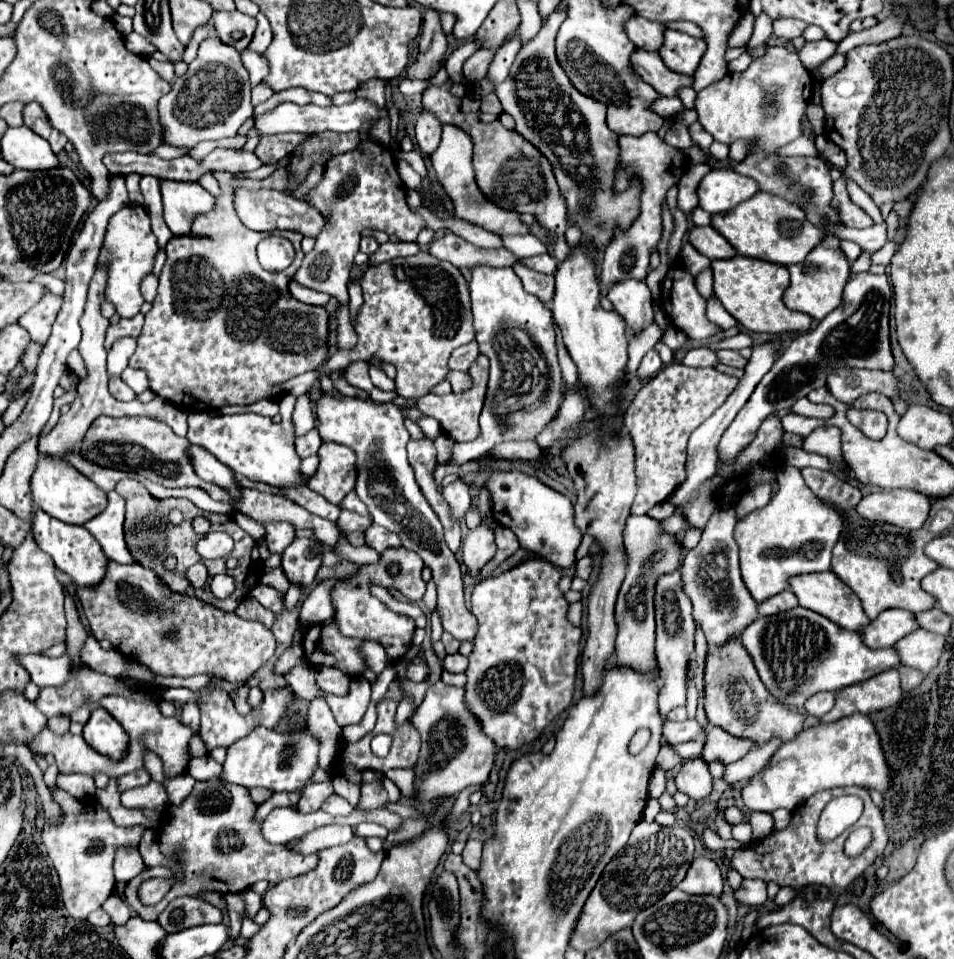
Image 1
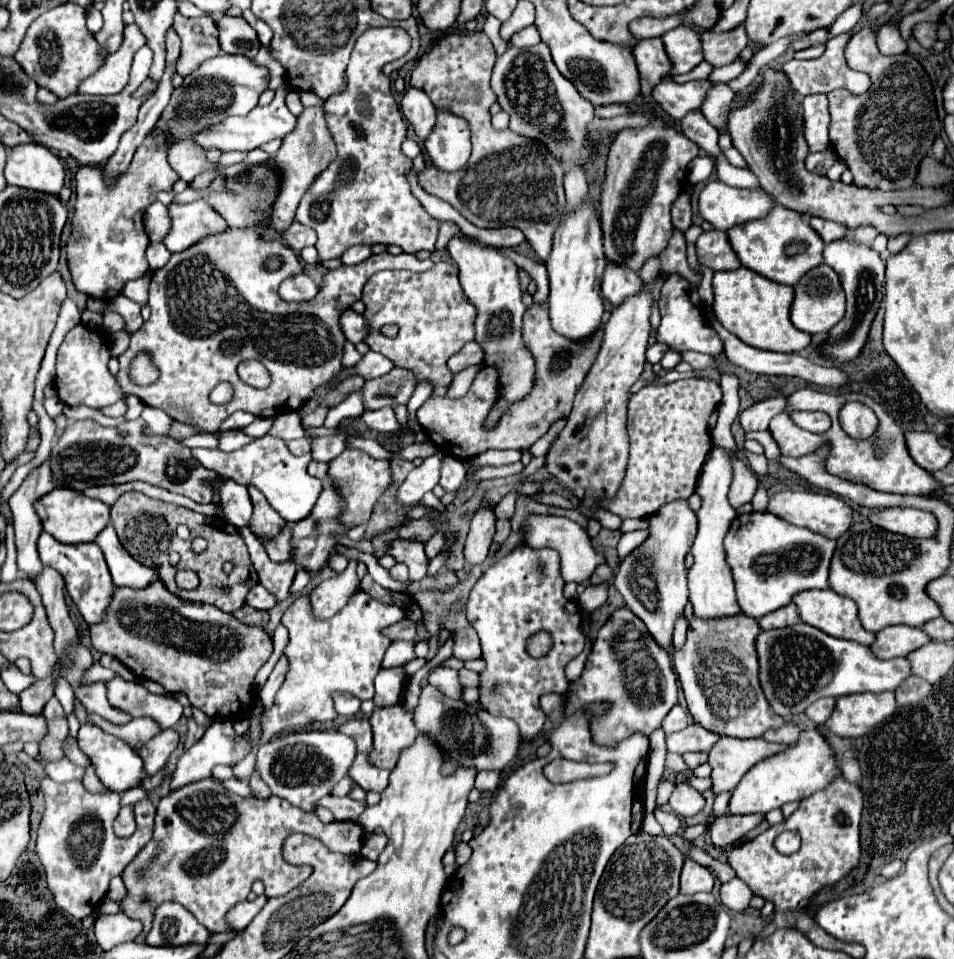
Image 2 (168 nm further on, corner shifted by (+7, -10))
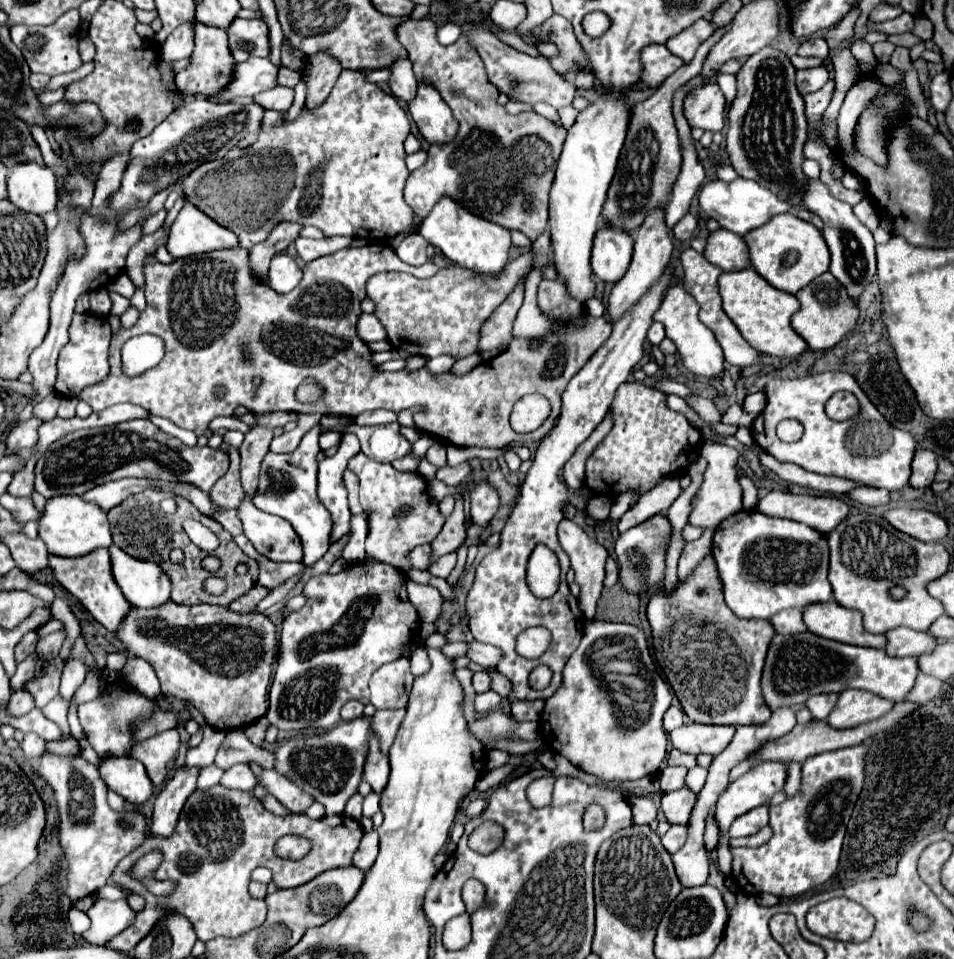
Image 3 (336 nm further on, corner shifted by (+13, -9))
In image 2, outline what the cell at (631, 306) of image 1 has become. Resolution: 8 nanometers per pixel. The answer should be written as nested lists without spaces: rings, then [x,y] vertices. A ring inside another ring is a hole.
[[[616,264],[606,266],[602,278],[602,296],[612,306],[620,306],[626,298],[638,294],[638,290],[642,290],[642,280],[638,274]]]

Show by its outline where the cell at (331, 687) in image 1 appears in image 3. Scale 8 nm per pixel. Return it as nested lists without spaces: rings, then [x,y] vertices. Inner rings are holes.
[[[348,701],[342,707],[342,721],[358,719],[358,717],[362,717],[362,711],[364,711],[364,703],[360,703],[360,701]]]

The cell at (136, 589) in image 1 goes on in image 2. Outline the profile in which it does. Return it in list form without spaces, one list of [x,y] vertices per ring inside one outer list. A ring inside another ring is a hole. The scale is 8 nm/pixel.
[[[160,580],[146,590],[116,588],[106,618],[88,630],[98,652],[116,656],[140,680],[148,678],[166,690],[184,692],[194,708],[216,720],[248,714],[252,680],[272,654],[272,638],[264,628],[246,626],[216,606],[182,600],[164,590]]]

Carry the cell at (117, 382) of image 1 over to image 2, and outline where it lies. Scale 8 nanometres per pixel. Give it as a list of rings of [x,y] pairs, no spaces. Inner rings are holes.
[[[82,324],[72,328],[60,350],[58,350],[58,360],[56,360],[56,392],[60,400],[68,406],[92,406],[92,408],[106,408],[122,400],[122,388],[118,388],[116,378],[108,372],[108,360],[110,360],[110,350],[108,350],[108,340],[104,330],[90,330]],[[100,332],[100,338],[98,334]]]

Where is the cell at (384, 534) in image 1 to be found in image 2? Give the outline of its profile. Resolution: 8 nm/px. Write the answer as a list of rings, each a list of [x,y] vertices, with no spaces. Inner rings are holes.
[[[394,538],[386,544],[386,554],[392,556],[396,562],[404,562],[410,568],[410,582],[418,582],[426,576],[428,560],[426,560],[422,542]]]

